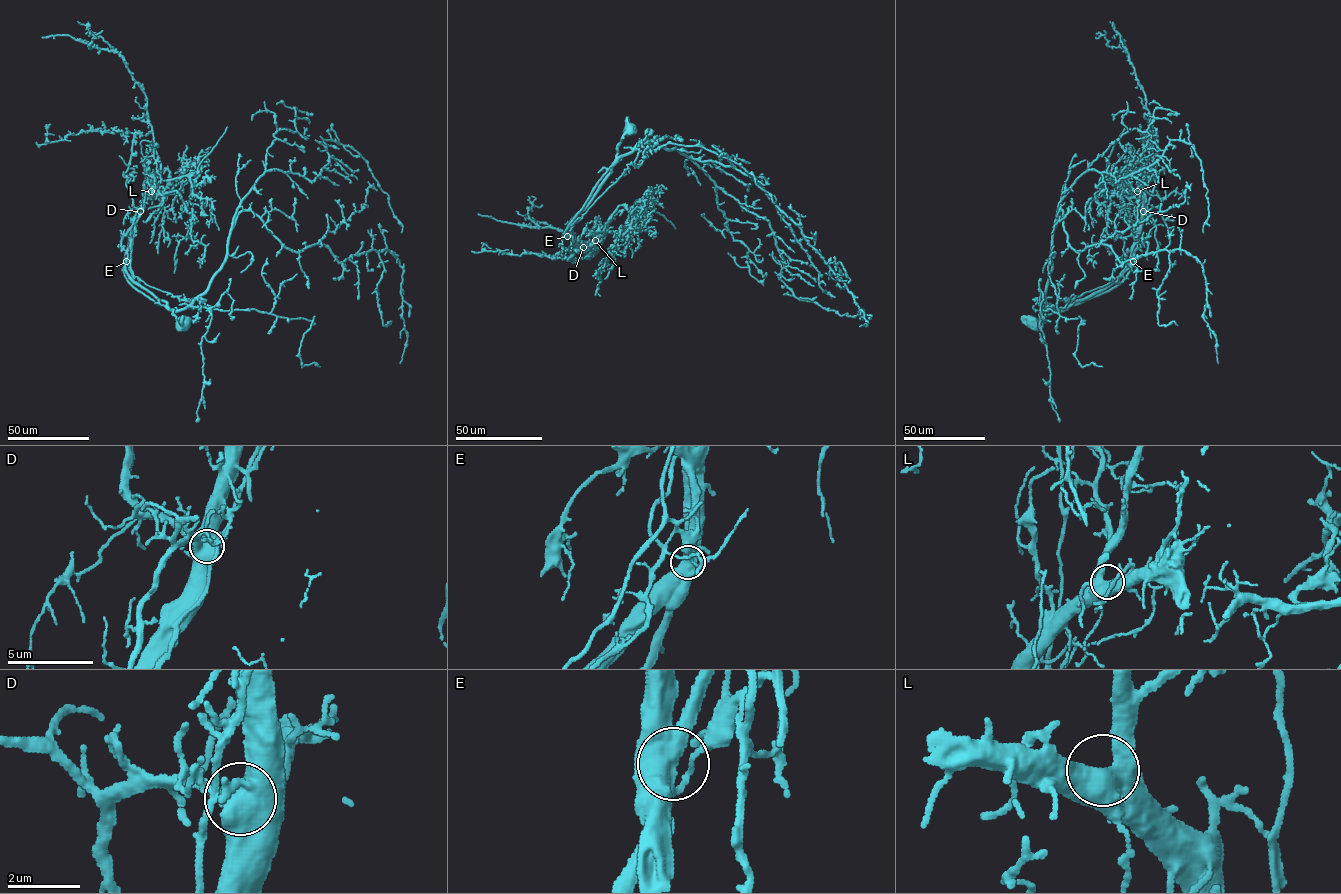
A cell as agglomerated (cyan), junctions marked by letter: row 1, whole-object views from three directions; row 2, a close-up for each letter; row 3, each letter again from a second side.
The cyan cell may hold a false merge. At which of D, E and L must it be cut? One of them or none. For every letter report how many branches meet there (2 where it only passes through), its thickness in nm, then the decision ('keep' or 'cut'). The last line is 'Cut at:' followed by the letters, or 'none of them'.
D: branches 3; calibre 500 nm; keep
E: branches 3; calibre 550 nm; keep
L: branches 3; calibre 500 nm; keep
Cut at: none of them

